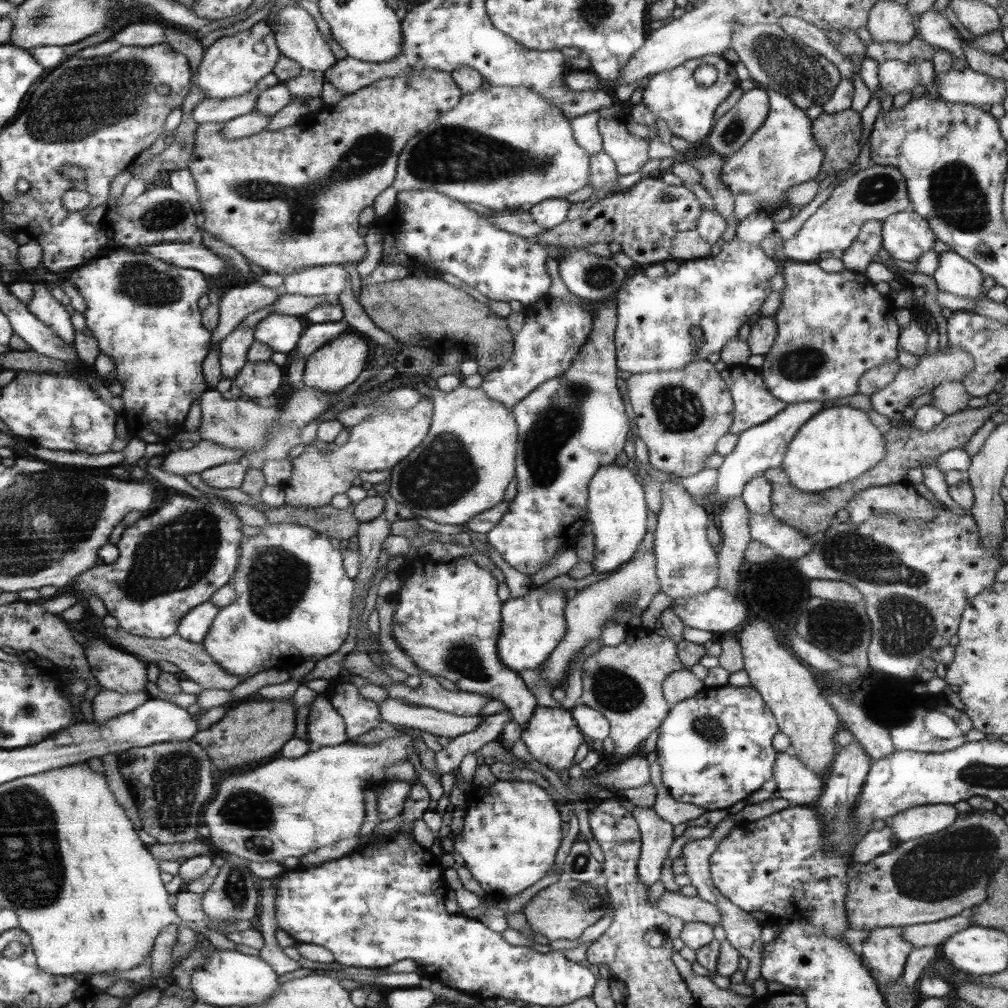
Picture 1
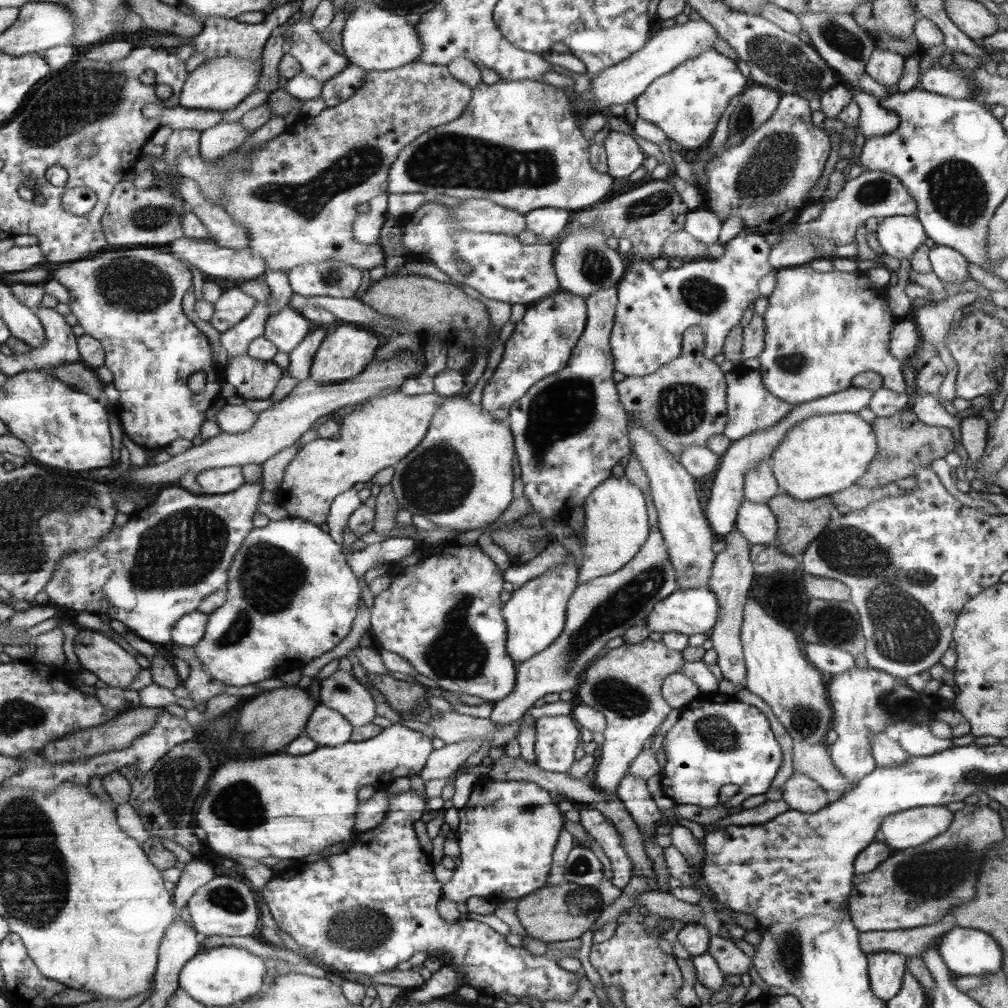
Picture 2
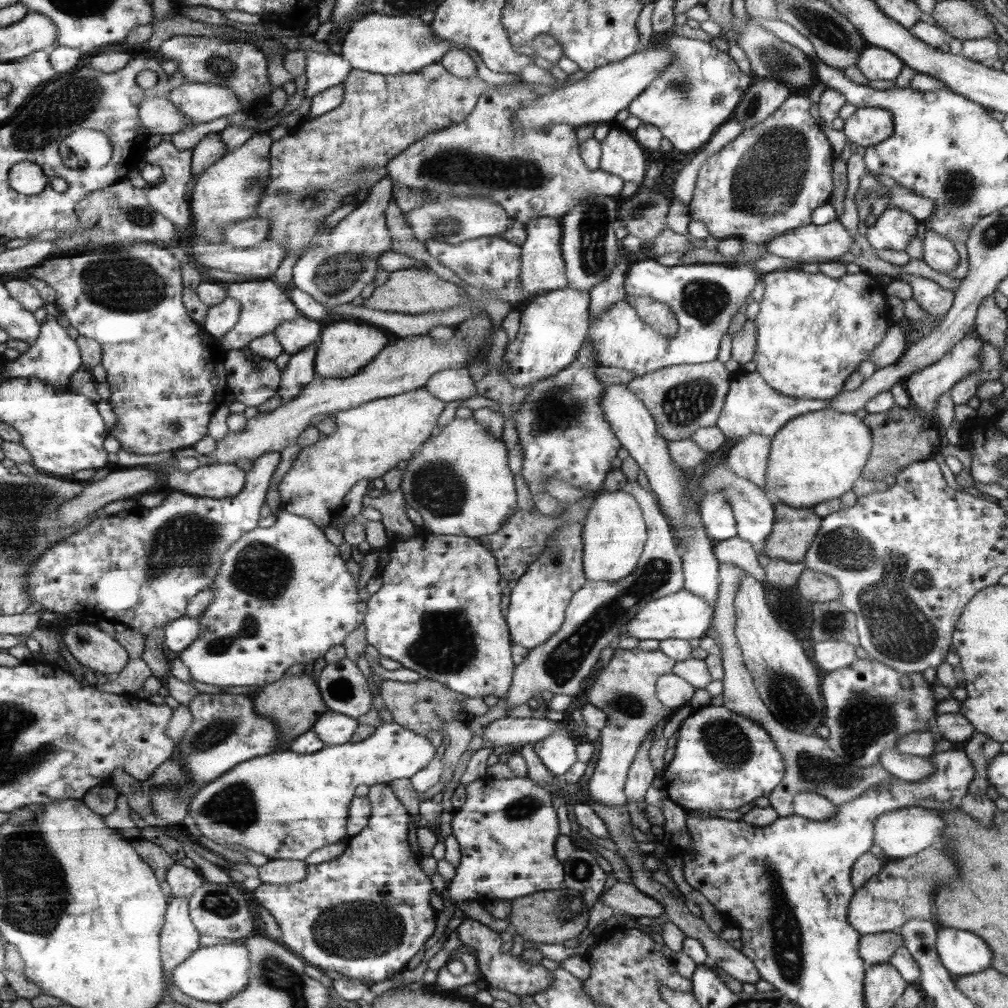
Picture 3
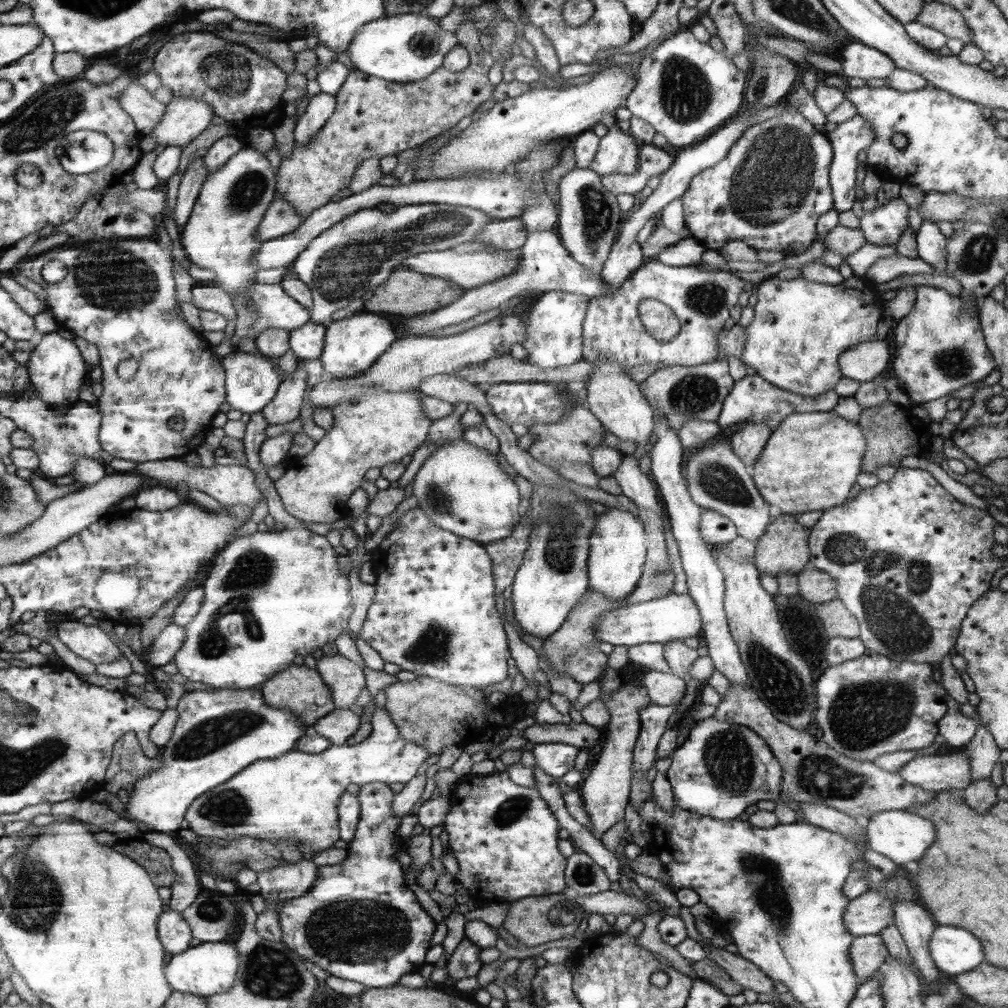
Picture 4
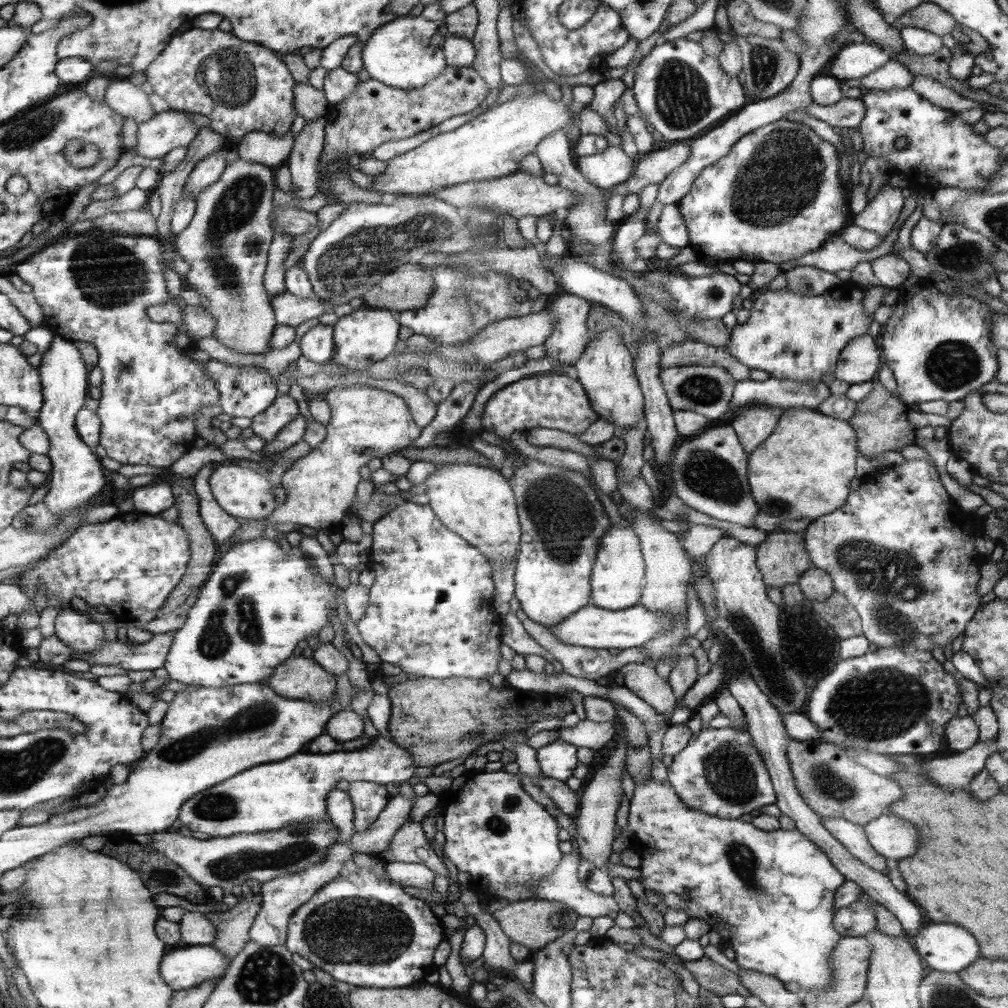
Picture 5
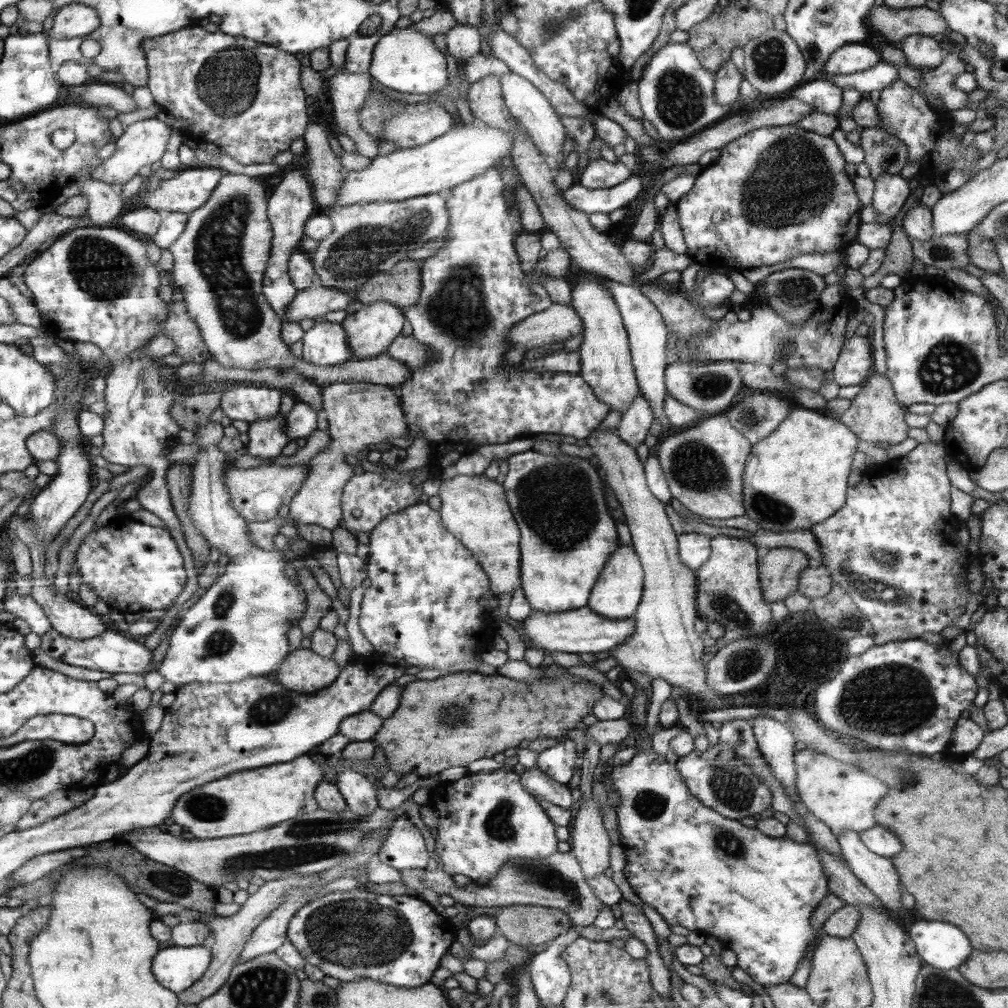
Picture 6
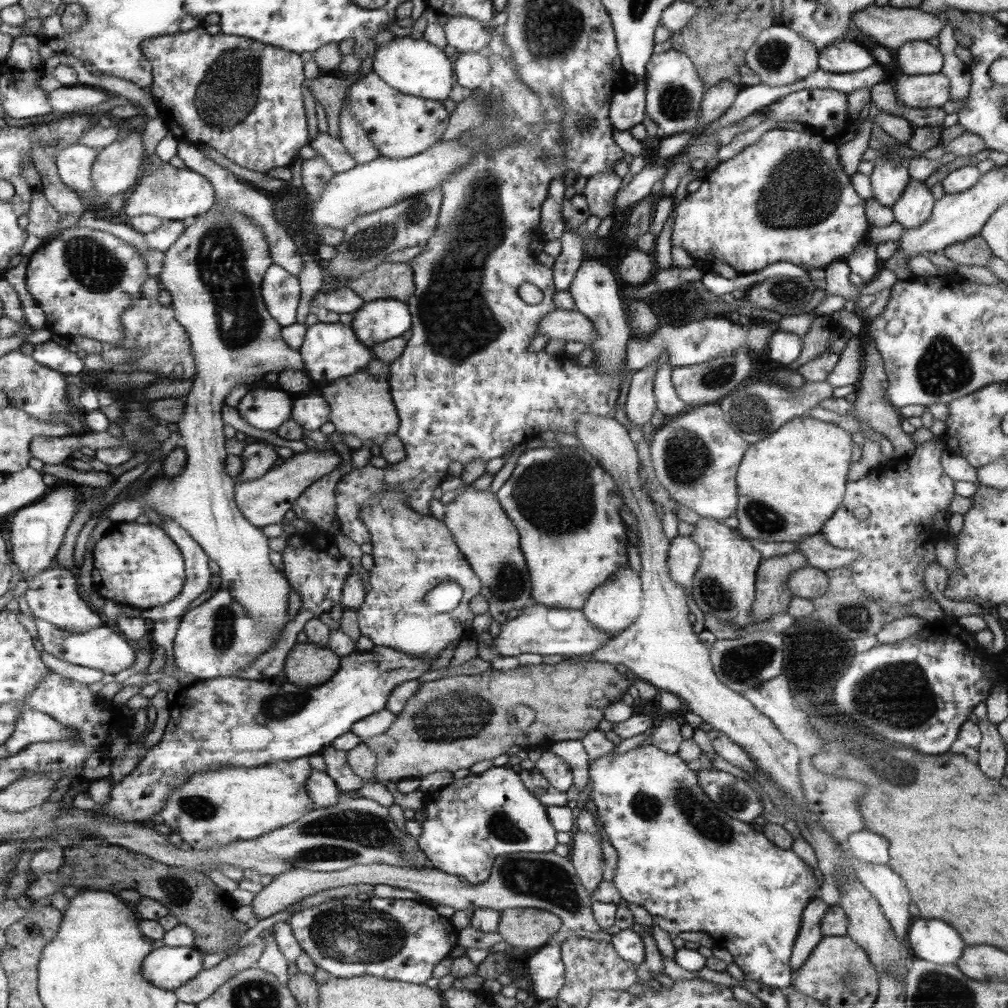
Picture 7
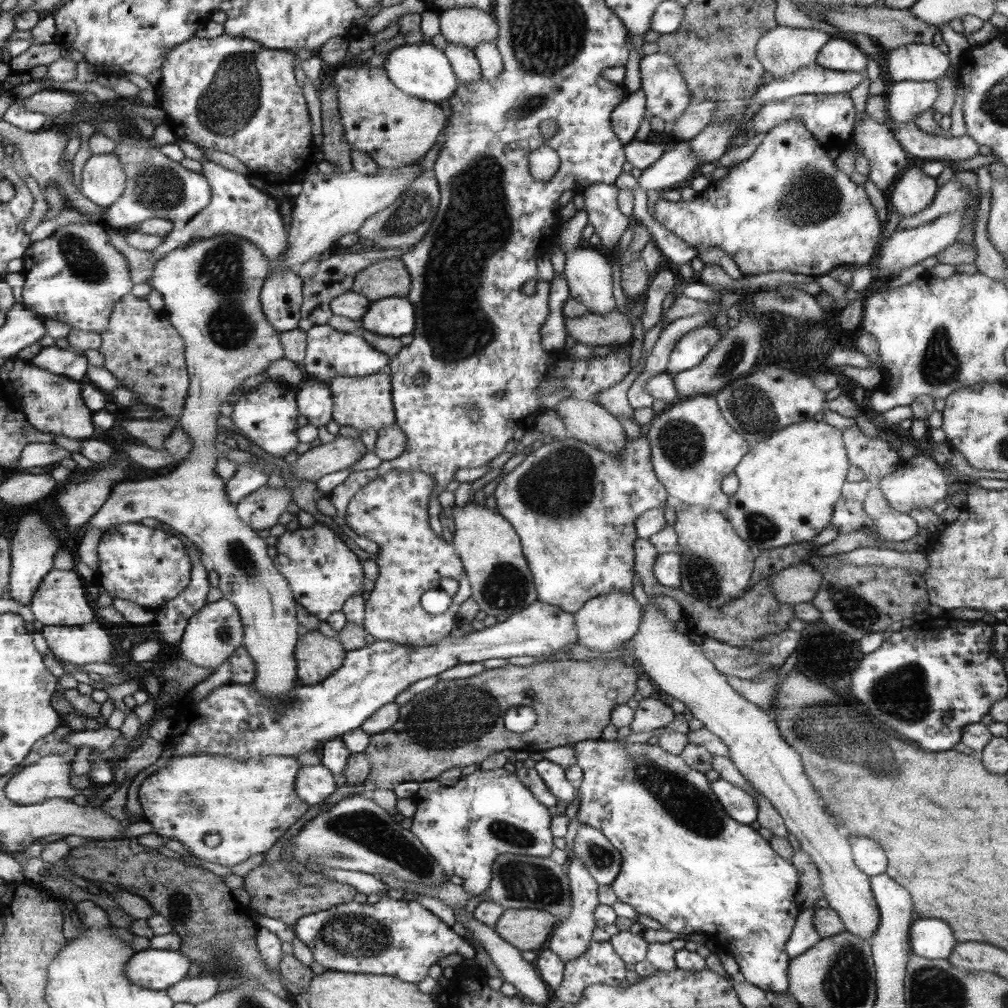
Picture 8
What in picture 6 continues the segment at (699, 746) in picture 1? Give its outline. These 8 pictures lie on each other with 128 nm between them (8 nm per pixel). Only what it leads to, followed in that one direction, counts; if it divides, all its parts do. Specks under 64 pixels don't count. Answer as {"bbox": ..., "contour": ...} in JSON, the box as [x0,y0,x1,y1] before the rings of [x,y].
{"bbox":[675,741,774,821],"contour":[[[718,741],[716,746],[703,752],[694,749],[690,754],[679,757],[675,764],[686,777],[691,795],[729,819],[750,821],[752,815],[768,810],[774,802],[771,788],[724,741]]]}

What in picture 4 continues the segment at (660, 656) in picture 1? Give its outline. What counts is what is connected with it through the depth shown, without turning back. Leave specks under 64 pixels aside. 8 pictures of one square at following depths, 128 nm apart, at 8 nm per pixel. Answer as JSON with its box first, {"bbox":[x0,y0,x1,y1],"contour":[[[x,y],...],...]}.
{"bbox":[578,661,651,840],"contour":[[[628,661],[626,666],[620,669],[623,677],[621,687],[609,695],[601,693],[599,696],[609,710],[610,722],[604,728],[602,752],[578,791],[582,794],[590,815],[591,830],[600,840],[608,828],[612,828],[618,820],[624,818],[628,798],[631,798],[632,750],[635,750],[634,746],[638,746],[639,733],[642,731],[639,710],[651,703],[651,697],[648,696],[643,682],[643,673],[649,669],[642,664]]]}

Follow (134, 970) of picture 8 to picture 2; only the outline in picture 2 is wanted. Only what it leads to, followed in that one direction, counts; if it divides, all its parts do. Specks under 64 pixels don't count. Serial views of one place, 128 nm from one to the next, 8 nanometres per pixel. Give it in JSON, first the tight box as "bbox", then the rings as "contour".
{"bbox":[179,945,267,1007],"contour":[[[223,945],[194,955],[179,972],[179,986],[207,1007],[236,1006],[267,988],[264,982],[266,973],[267,963],[263,957],[242,947]]]}

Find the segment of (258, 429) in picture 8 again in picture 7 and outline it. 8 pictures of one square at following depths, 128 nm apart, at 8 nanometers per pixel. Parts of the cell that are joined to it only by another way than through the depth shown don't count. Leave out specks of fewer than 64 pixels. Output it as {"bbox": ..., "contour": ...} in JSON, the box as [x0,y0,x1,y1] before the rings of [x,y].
{"bbox":[237,390,292,431],"contour":[[[252,390],[237,405],[240,416],[254,428],[275,431],[292,416],[292,398],[282,390]]]}

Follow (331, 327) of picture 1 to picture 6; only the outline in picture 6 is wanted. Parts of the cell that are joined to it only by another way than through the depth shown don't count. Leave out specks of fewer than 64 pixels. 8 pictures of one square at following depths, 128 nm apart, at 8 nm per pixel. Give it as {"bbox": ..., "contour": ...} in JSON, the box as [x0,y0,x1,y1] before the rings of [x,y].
{"bbox":[247,411,290,459],"contour":[[[278,411],[272,418],[249,423],[247,452],[263,459],[275,459],[290,441],[283,433],[284,414]]]}

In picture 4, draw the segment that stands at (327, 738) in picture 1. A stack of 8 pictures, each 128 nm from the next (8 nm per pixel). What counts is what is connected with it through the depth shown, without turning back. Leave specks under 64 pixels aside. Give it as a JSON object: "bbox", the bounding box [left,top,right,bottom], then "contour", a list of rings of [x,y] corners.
{"bbox":[313,708,360,746],"contour":[[[340,708],[332,711],[330,715],[324,716],[313,728],[331,744],[340,746],[346,744],[348,738],[358,731],[360,724],[360,716],[356,716],[348,708]]]}

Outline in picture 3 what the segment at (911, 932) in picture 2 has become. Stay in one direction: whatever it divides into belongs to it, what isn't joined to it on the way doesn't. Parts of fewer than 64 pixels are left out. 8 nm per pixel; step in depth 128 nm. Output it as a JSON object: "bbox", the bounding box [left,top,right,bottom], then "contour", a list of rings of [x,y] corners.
{"bbox":[859,931,906,965],"contour":[[[897,931],[865,934],[859,940],[859,955],[866,965],[888,963],[906,941]]]}

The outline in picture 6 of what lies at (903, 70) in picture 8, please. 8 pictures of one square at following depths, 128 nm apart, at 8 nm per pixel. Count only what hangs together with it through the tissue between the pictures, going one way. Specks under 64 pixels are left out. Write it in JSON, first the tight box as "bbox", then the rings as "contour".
{"bbox":[898,35,944,68],"contour":[[[910,35],[898,44],[912,68],[936,68],[944,60],[942,43],[926,35]]]}

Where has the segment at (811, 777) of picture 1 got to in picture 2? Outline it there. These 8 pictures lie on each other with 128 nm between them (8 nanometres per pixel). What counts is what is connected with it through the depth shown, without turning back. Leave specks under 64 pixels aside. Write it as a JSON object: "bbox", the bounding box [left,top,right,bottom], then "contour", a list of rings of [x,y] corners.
{"bbox":[783,772,832,813],"contour":[[[795,772],[783,784],[783,799],[790,809],[813,813],[828,806],[832,797],[816,780],[804,773]]]}

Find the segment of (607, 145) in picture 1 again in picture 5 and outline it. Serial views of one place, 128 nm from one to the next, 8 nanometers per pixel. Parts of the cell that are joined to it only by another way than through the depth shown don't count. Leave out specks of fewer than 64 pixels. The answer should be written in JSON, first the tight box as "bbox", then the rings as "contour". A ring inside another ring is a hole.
{"bbox":[578,78,634,191],"contour":[[[603,78],[593,86],[594,99],[588,106],[592,111],[596,111],[604,121],[608,121],[610,131],[616,135],[619,135],[618,122],[613,114],[612,106],[620,99],[626,89],[626,84],[621,79]],[[610,144],[604,152],[580,157],[578,168],[588,178],[588,182],[608,191],[631,178],[634,159],[622,147]]]}

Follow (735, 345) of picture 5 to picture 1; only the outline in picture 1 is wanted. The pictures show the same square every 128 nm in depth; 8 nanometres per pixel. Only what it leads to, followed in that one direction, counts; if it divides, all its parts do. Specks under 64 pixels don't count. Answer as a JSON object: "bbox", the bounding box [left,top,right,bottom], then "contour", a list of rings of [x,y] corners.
{"bbox":[758,240,898,405],"contour":[[[783,240],[776,242],[775,256],[780,259],[780,262],[784,265],[785,286],[782,289],[782,304],[779,309],[773,315],[777,326],[777,335],[772,348],[764,355],[764,363],[761,368],[758,369],[759,375],[764,379],[766,389],[770,394],[779,398],[783,405],[796,404],[803,402],[820,402],[821,400],[834,400],[835,398],[842,398],[845,396],[856,395],[858,393],[858,381],[863,378],[866,371],[870,371],[871,368],[885,365],[886,363],[896,362],[896,356],[898,356],[898,324],[894,320],[894,306],[890,310],[890,304],[886,304],[886,298],[882,294],[878,294],[874,290],[874,286],[870,284],[870,280],[862,274],[854,274],[854,271],[844,269],[842,272],[826,272],[822,270],[816,261],[812,263],[805,263],[799,260],[784,259],[782,256]]]}

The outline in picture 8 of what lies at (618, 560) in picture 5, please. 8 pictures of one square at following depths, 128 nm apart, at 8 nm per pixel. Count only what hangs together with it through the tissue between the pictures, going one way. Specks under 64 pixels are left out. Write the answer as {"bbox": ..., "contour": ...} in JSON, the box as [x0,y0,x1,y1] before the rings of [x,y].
{"bbox":[575,592,642,654],"contour":[[[610,592],[598,596],[596,599],[591,599],[575,614],[579,645],[600,654],[614,652],[618,648],[623,648],[628,639],[634,638],[636,631],[639,631],[640,620],[642,620],[642,608],[634,596],[624,592]]]}

